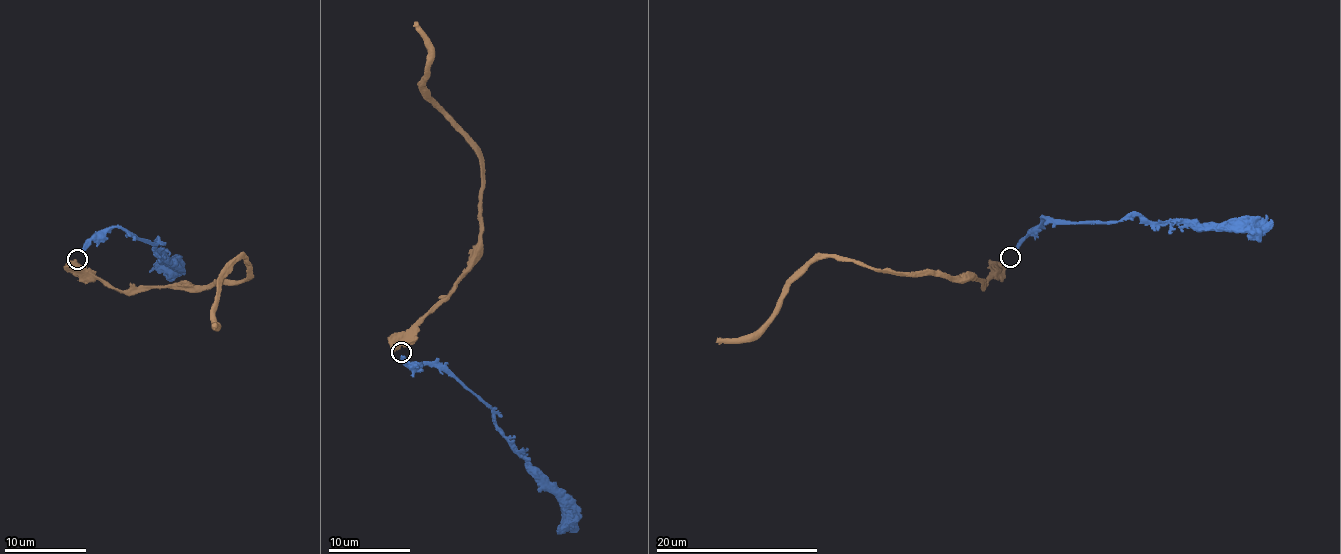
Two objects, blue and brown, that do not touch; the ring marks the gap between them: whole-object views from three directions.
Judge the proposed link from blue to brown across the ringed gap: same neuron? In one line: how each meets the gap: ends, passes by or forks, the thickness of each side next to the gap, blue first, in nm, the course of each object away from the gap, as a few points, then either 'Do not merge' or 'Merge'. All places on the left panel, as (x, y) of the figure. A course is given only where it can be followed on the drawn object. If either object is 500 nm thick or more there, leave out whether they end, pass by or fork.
Thickness 280 nm (blue) against 600 nm. Course of blue: (81, 252), (92, 239), (123, 227), (158, 242), (156, 249), (173, 262), (150, 272). Course of brown: (74, 264), (121, 291), (253, 277), (244, 258), (238, 256), (223, 278), (214, 322), (218, 326), (214, 326). Merge

